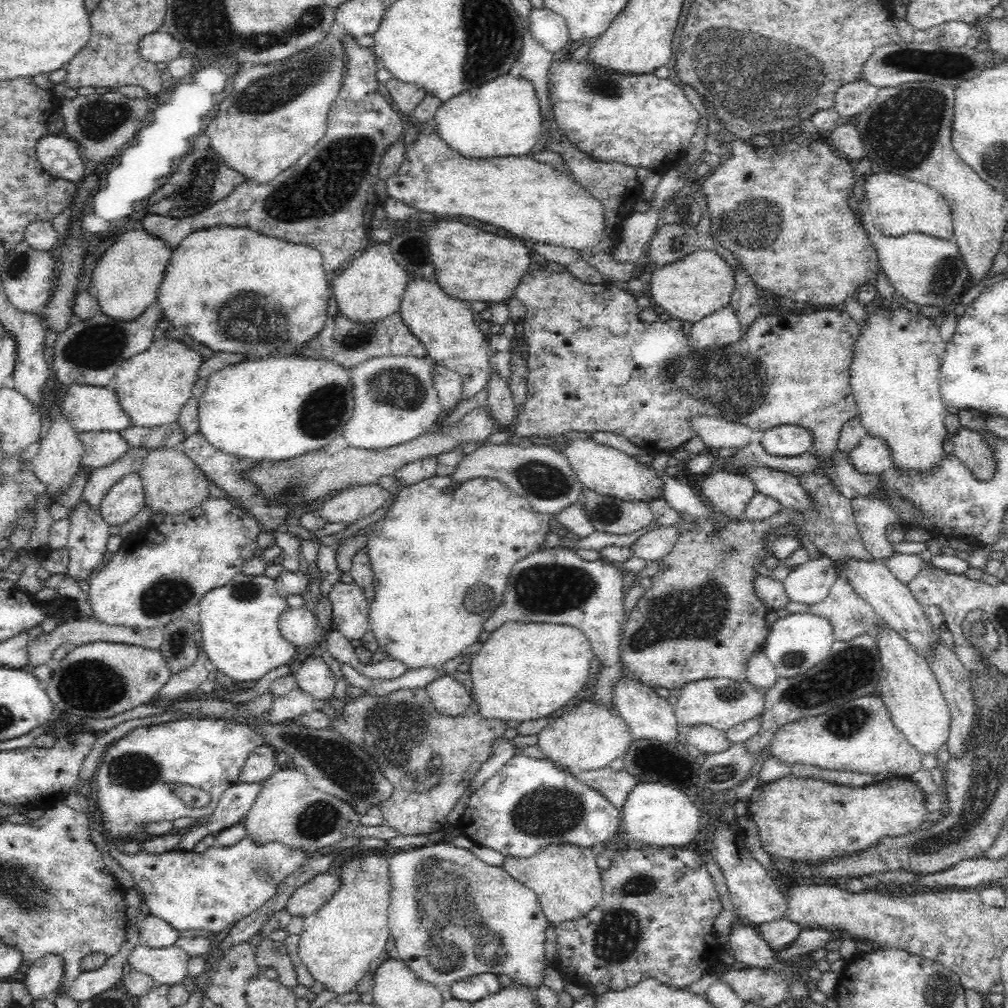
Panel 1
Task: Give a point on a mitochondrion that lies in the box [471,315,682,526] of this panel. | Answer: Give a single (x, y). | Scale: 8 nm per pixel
(543, 480)

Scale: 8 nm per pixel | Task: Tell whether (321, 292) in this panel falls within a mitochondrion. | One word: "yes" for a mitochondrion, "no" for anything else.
no

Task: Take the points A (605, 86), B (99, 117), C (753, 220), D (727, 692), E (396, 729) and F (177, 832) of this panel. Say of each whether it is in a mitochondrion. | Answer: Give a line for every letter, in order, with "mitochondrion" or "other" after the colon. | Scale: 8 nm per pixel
A: mitochondrion
B: mitochondrion
C: mitochondrion
D: mitochondrion
E: mitochondrion
F: other

